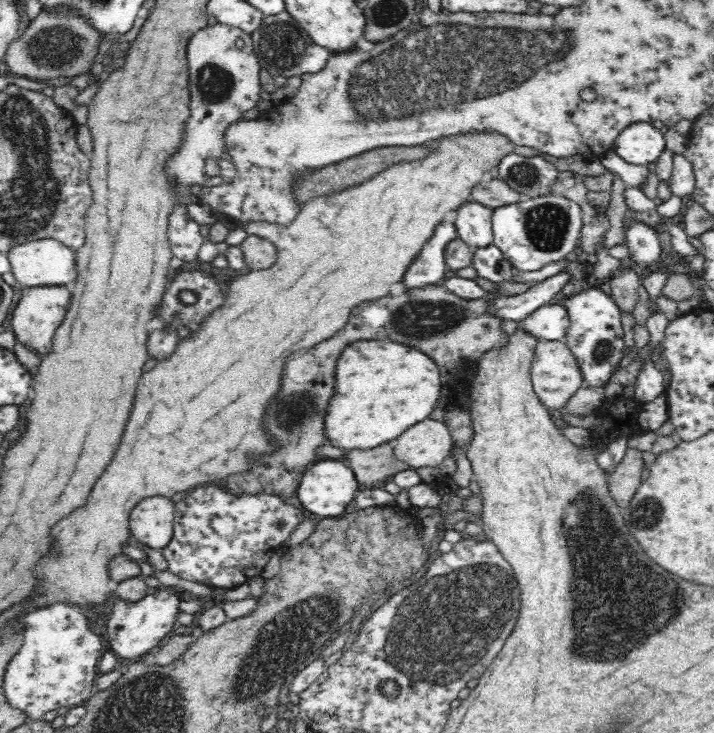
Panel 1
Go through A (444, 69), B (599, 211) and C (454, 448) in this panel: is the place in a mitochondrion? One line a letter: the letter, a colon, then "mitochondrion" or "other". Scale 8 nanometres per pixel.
A: mitochondrion
B: other
C: other

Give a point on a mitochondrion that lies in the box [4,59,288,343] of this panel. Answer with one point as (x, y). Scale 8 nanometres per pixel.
(214, 83)

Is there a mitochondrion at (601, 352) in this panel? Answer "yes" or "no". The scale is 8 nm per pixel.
yes

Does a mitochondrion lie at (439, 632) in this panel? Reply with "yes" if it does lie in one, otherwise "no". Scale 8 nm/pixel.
yes

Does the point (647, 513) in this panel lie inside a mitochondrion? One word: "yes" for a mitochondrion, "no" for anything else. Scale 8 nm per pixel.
yes

